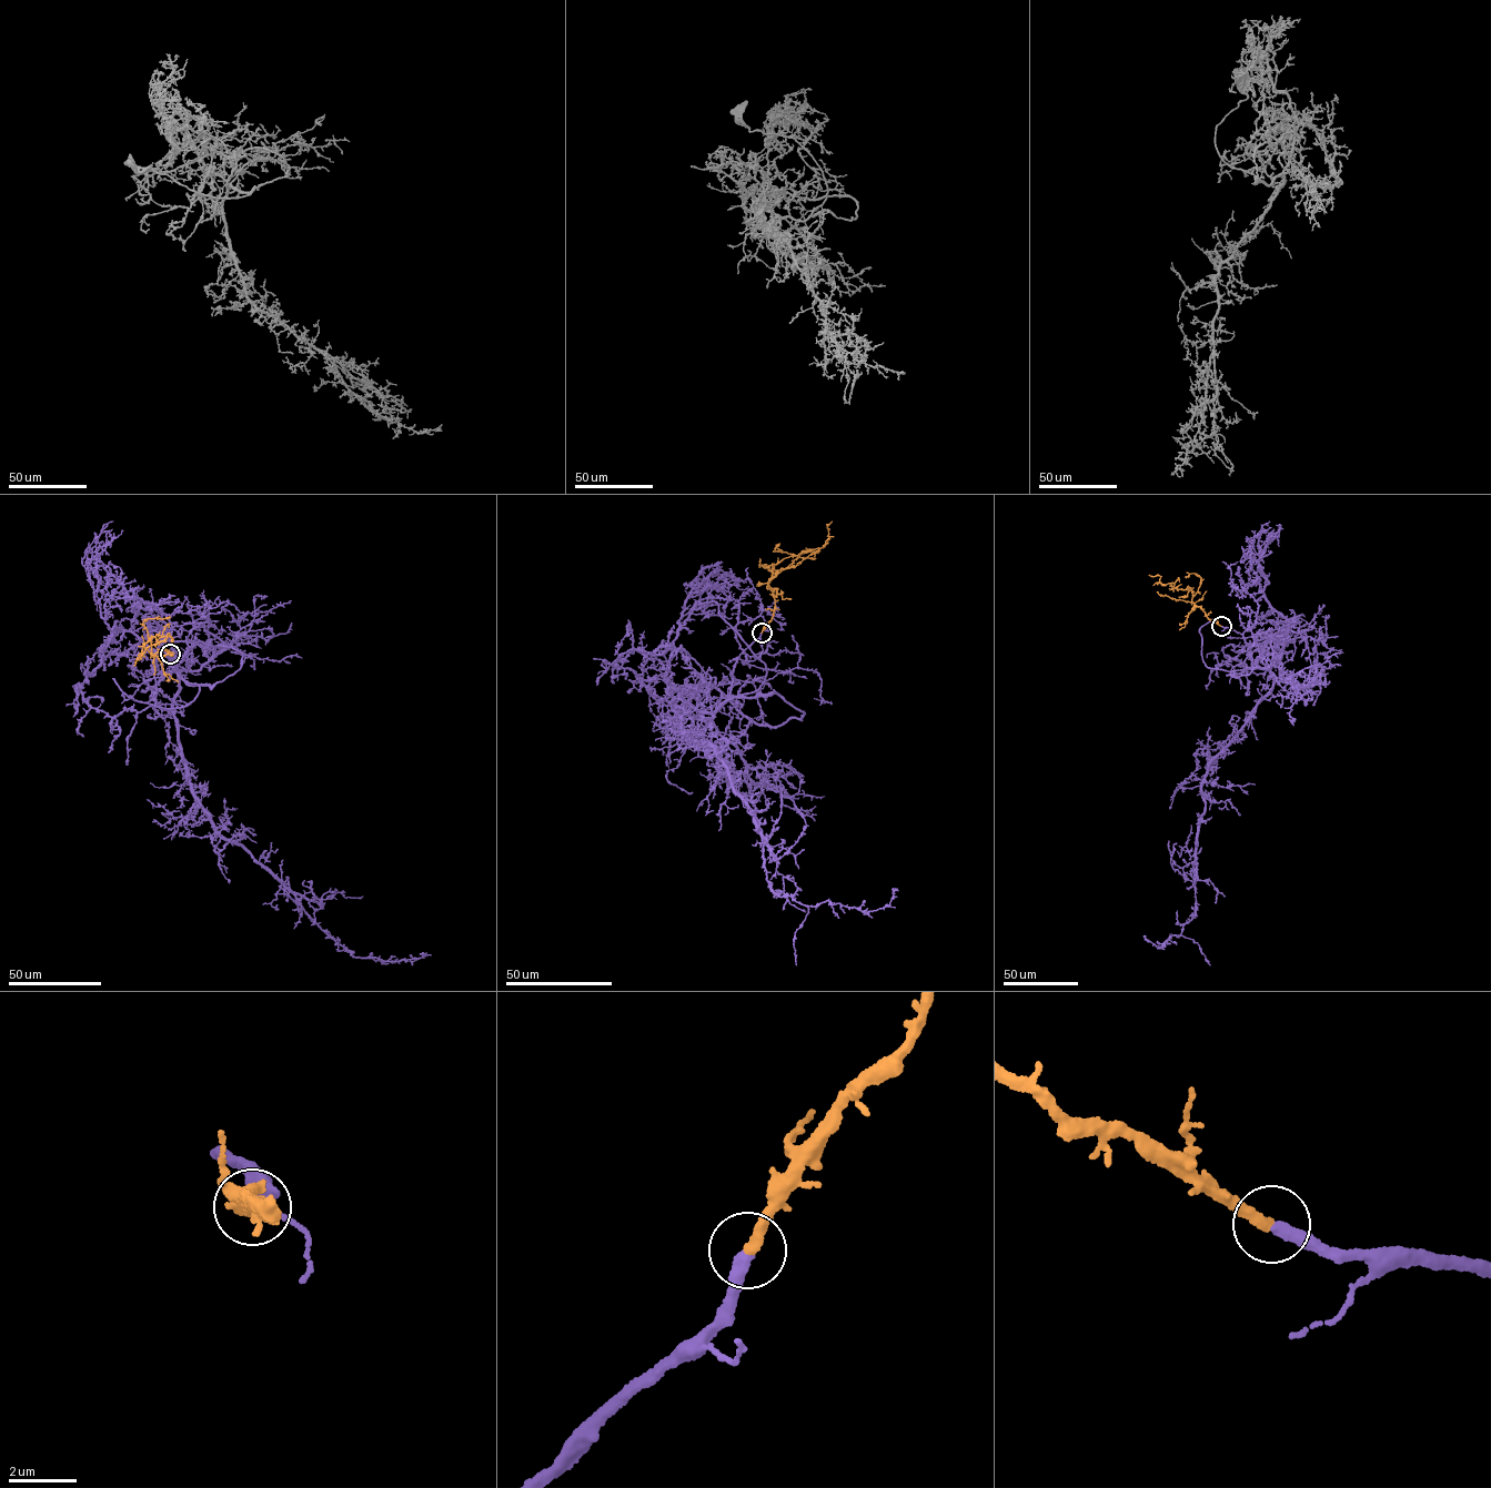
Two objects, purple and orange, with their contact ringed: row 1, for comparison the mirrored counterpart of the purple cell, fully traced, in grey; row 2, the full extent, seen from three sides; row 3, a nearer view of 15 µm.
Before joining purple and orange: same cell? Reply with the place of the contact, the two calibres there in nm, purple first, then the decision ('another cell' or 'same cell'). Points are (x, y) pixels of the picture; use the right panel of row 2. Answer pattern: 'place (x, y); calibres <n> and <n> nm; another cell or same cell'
place (1221, 626); calibres 380 and 320 nm; same cell

